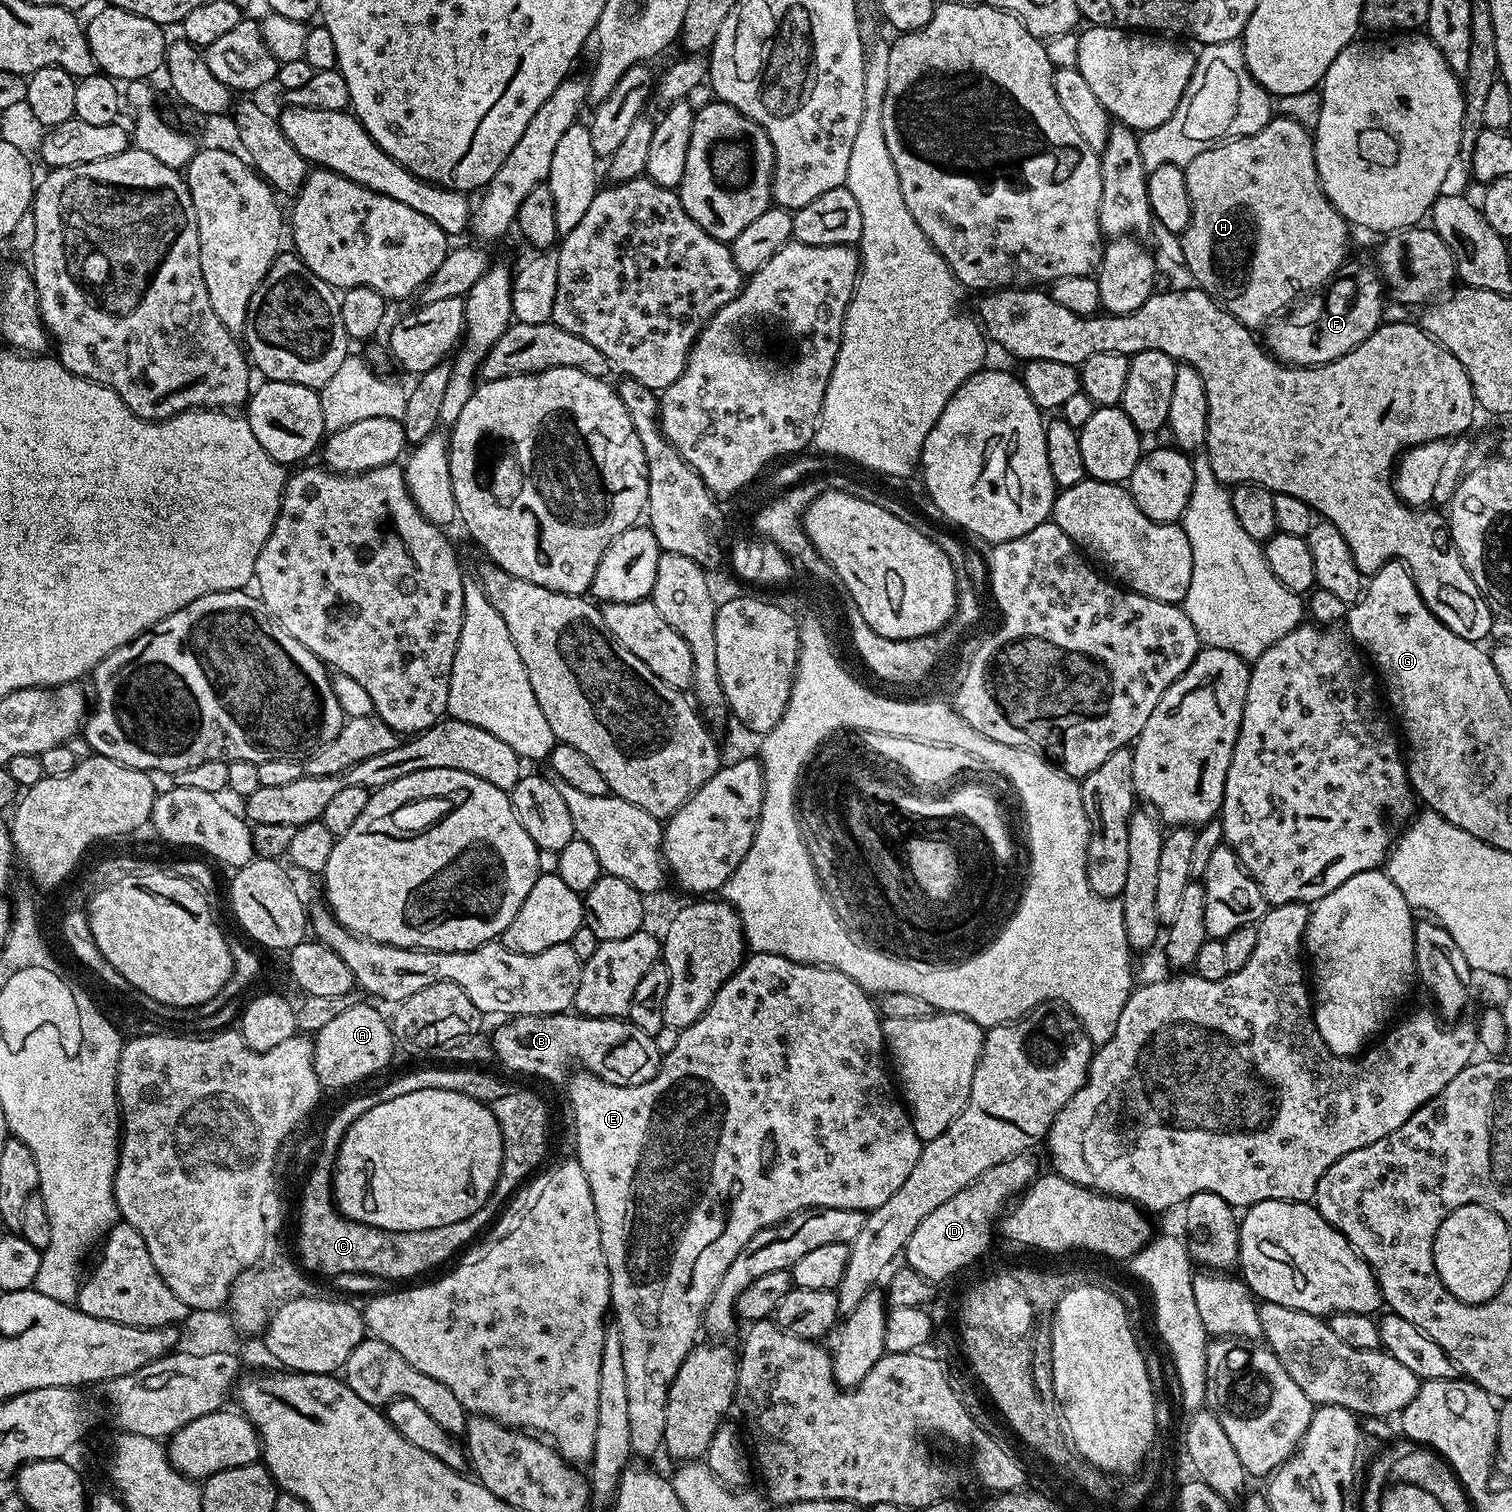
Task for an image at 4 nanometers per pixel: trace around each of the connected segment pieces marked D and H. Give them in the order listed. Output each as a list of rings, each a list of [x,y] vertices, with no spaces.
[[[1028,1154],[1012,1156],[998,1162],[998,1166],[990,1166],[986,1174],[982,1174],[970,1186],[958,1190],[954,1198],[946,1198],[938,1210],[930,1210],[914,1234],[910,1234],[906,1249],[907,1267],[930,1281],[939,1282],[951,1272],[974,1263],[991,1246],[992,1227],[997,1227],[1002,1213],[1009,1207],[1008,1199],[1011,1196],[1019,1197],[1038,1176],[1036,1164],[1030,1157]]]
[[[1277,115],[1258,134],[1238,136],[1235,140],[1226,140],[1215,146],[1209,146],[1202,154],[1198,154],[1198,158],[1194,158],[1186,165],[1184,173],[1186,174],[1186,190],[1190,190],[1190,214],[1189,224],[1180,236],[1182,252],[1185,255],[1183,267],[1196,279],[1193,280],[1195,287],[1201,288],[1207,296],[1211,296],[1238,322],[1242,322],[1250,329],[1259,329],[1267,325],[1269,320],[1279,317],[1301,294],[1315,293],[1341,271],[1345,263],[1344,255],[1348,252],[1350,225],[1342,214],[1338,214],[1338,210],[1330,203],[1322,190],[1316,169],[1316,146],[1313,133],[1303,128],[1296,120],[1290,119],[1289,116]]]

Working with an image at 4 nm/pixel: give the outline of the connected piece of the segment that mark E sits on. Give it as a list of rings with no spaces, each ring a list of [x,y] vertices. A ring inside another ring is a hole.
[[[752,952],[740,965],[739,970],[720,987],[714,1002],[710,1002],[708,1011],[702,1014],[702,1018],[698,1018],[698,1022],[694,1022],[690,1027],[680,1029],[680,1037],[674,1046],[674,1050],[670,1050],[670,1054],[662,1057],[658,1074],[654,1078],[650,1078],[650,1082],[642,1082],[638,1086],[619,1088],[583,1070],[576,1070],[576,1073],[572,1076],[572,1081],[570,1081],[571,1076],[567,1081],[567,1084],[569,1083],[568,1100],[572,1103],[572,1116],[576,1119],[576,1152],[574,1152],[574,1158],[586,1174],[586,1182],[590,1182],[590,1194],[594,1198],[594,1210],[598,1214],[598,1234],[602,1238],[602,1254],[606,1254],[606,1266],[610,1270],[610,1294],[612,1295],[610,1312],[614,1317],[614,1326],[622,1338],[622,1363],[626,1370],[626,1399],[630,1406],[630,1446],[632,1447],[633,1457],[652,1456],[656,1451],[658,1453],[661,1451],[664,1442],[664,1427],[666,1426],[668,1387],[674,1382],[674,1374],[678,1374],[678,1366],[682,1366],[682,1362],[687,1358],[689,1352],[696,1347],[698,1343],[696,1335],[702,1332],[704,1312],[712,1301],[712,1295],[718,1290],[726,1270],[730,1270],[730,1262],[734,1262],[734,1258],[738,1258],[738,1254],[746,1246],[746,1242],[750,1242],[750,1238],[754,1238],[754,1234],[758,1234],[763,1228],[772,1228],[775,1224],[780,1224],[788,1217],[793,1216],[795,1212],[803,1212],[805,1208],[849,1208],[850,1210],[867,1213],[871,1209],[882,1206],[882,1202],[886,1202],[886,1198],[890,1198],[890,1194],[894,1194],[894,1190],[898,1190],[898,1186],[902,1186],[902,1182],[906,1182],[906,1178],[910,1178],[910,1170],[914,1170],[914,1162],[918,1162],[920,1157],[922,1142],[914,1130],[912,1120],[908,1116],[907,1107],[898,1099],[898,1092],[894,1087],[893,1077],[890,1075],[890,1068],[886,1063],[882,1016],[874,1000],[872,1004],[872,1000],[873,997],[864,992],[862,986],[858,986],[858,982],[846,978],[846,974],[842,974],[838,970],[822,968],[816,962],[812,964],[794,962],[782,954]]]

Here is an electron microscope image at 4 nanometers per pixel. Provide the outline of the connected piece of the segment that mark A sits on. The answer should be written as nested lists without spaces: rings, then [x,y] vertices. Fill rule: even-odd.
[[[357,1002],[338,1018],[333,1018],[322,1030],[315,1033],[312,1045],[312,1065],[316,1077],[320,1080],[321,1089],[348,1088],[375,1072],[380,1072],[392,1060],[394,1037],[392,1026],[387,1015],[383,1016],[376,1008],[364,1002]]]

